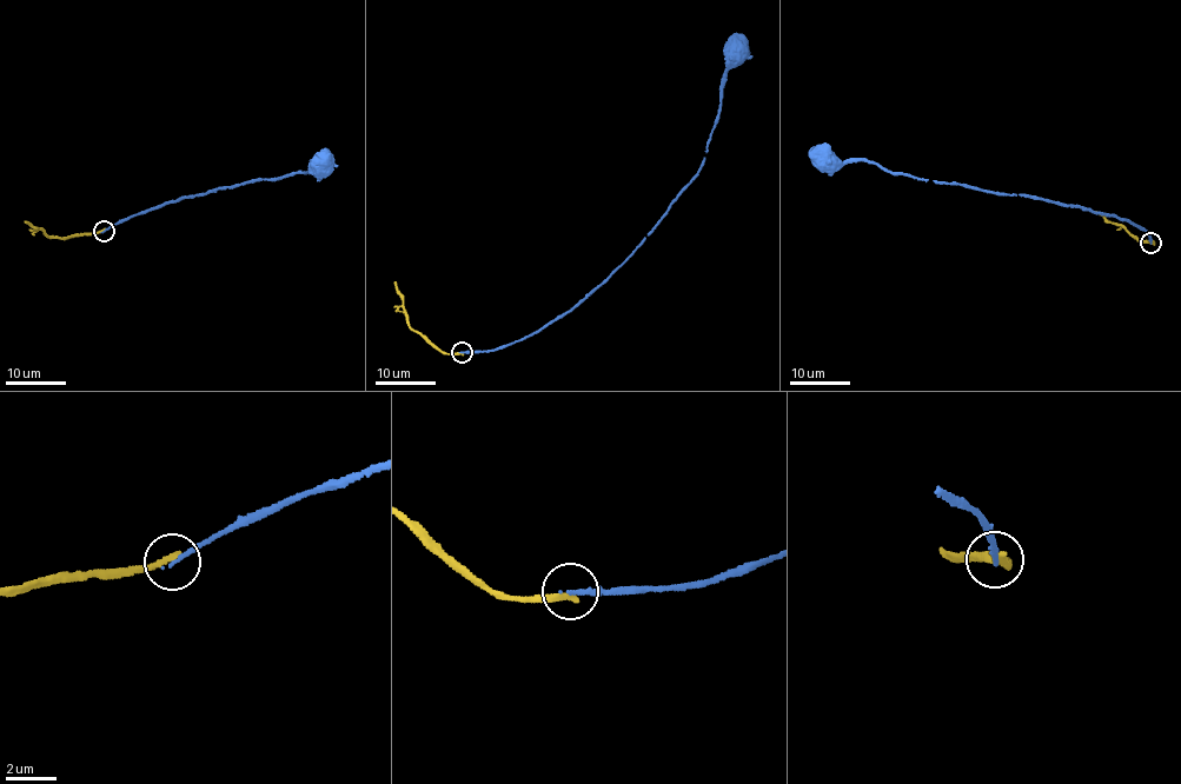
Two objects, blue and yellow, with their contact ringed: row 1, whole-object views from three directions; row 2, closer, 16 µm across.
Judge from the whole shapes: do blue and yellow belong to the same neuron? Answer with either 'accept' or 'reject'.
reject

